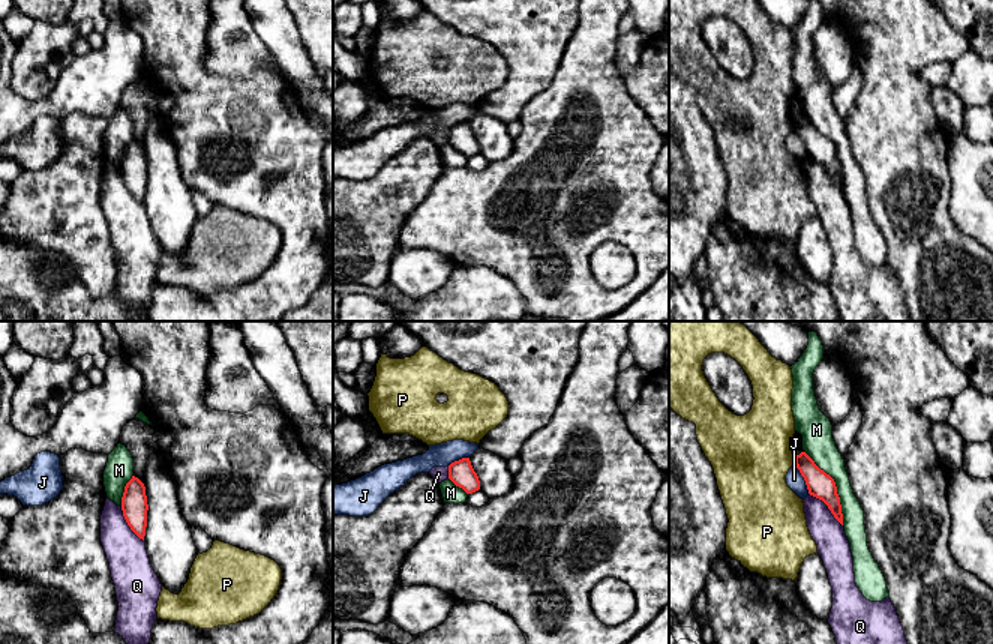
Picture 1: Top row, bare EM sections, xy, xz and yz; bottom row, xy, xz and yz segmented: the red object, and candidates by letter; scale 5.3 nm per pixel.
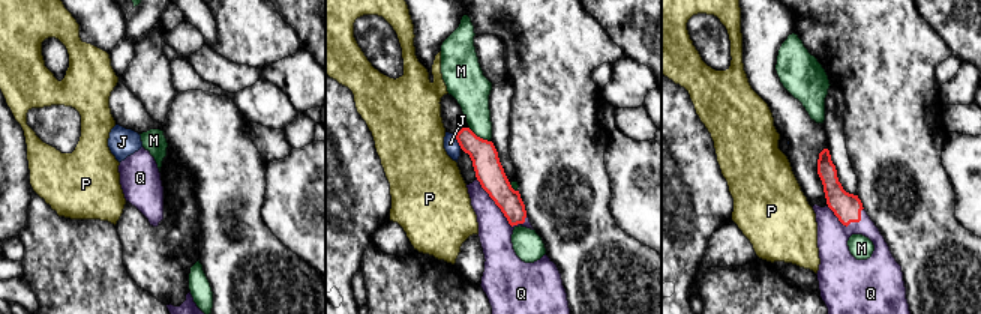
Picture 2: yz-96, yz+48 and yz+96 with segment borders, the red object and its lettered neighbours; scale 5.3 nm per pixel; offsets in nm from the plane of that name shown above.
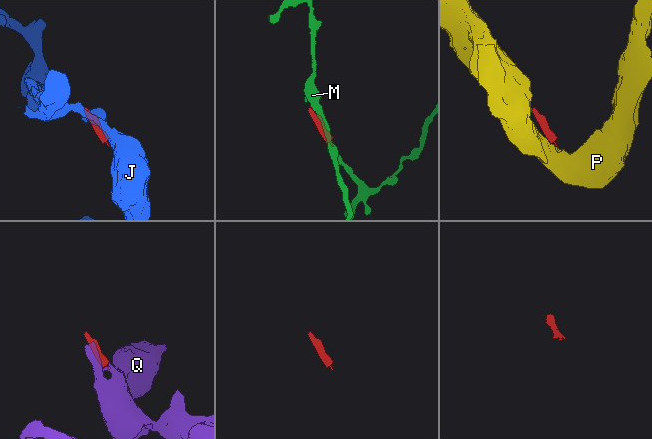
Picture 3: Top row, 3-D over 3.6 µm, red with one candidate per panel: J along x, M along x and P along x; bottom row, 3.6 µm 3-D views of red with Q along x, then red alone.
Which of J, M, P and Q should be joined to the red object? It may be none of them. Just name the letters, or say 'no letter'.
Q

